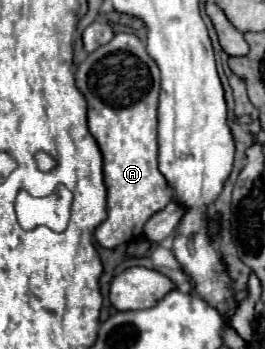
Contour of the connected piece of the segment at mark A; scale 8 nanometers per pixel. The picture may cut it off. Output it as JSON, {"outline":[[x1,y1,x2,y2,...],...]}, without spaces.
{"outline":[[128,32,116,34,110,44,94,50,76,70,76,86,88,100,88,128,104,156,104,182,108,188,108,218,96,228,96,240,102,248,116,248,142,234,146,220,162,210,172,198,172,186,158,170,158,138,156,110,160,92,160,70,148,56,146,44]]}

